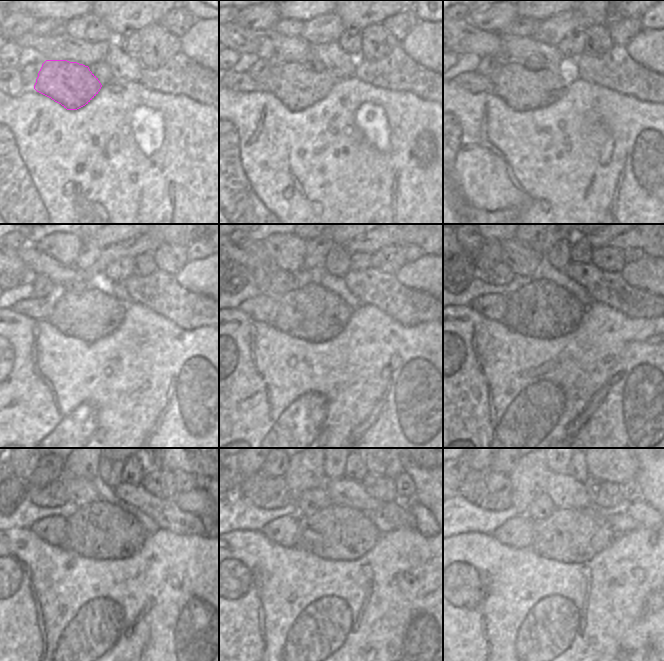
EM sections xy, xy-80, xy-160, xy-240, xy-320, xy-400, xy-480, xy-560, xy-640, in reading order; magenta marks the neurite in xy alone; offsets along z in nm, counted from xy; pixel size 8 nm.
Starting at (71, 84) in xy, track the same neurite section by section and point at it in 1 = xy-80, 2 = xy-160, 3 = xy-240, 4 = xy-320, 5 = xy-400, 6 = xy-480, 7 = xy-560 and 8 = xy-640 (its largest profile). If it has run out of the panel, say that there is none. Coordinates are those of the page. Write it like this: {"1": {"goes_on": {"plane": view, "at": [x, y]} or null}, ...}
{"1": {"goes_on": {"plane": "xy-80", "at": [297, 87]}}, "2": {"goes_on": {"plane": "xy-160", "at": [522, 89]}}, "3": {"goes_on": {"plane": "xy-240", "at": [90, 315]}}, "4": {"goes_on": {"plane": "xy-320", "at": [313, 313]}}, "5": {"goes_on": {"plane": "xy-400", "at": [542, 309]}}, "6": {"goes_on": {"plane": "xy-480", "at": [103, 531]}}, "7": {"goes_on": {"plane": "xy-560", "at": [336, 532]}}, "8": {"goes_on": {"plane": "xy-640", "at": [572, 535]}}}

